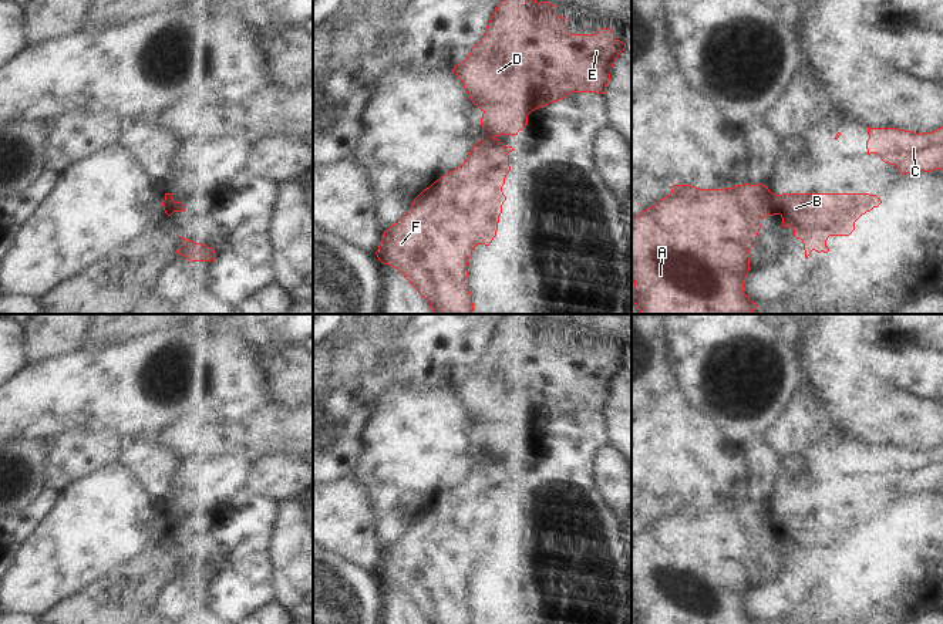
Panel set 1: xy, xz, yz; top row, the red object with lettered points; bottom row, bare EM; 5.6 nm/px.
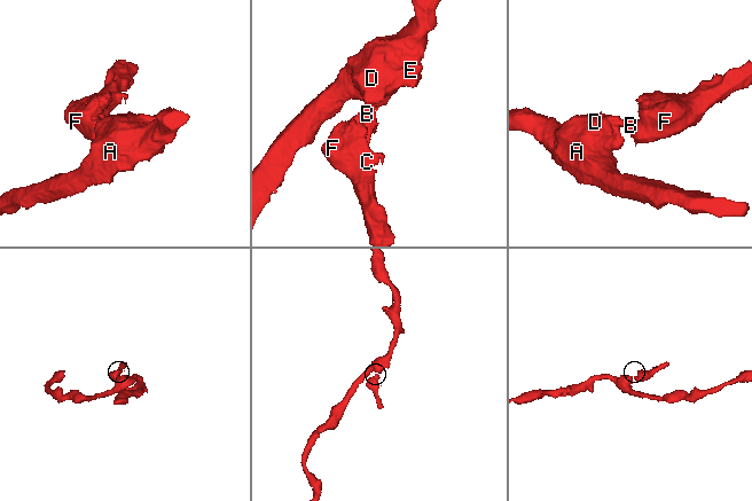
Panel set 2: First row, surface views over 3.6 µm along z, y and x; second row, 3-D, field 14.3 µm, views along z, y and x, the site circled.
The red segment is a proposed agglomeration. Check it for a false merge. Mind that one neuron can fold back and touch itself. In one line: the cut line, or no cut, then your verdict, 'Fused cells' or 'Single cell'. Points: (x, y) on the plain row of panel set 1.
Split along yz (770, 510), (767, 532). Fused cells

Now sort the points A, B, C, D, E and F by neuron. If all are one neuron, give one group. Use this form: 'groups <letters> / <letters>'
groups A D E / B C F

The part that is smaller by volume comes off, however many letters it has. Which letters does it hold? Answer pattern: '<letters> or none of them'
B, C, F

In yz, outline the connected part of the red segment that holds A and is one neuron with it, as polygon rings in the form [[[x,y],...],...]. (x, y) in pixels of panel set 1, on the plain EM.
[[[673,503],[671,512],[632,539],[632,590],[636,624],[757,624],[744,611],[750,590],[751,566],[757,561],[760,539],[768,534],[769,507],[765,503],[737,503],[724,507],[700,507]]]

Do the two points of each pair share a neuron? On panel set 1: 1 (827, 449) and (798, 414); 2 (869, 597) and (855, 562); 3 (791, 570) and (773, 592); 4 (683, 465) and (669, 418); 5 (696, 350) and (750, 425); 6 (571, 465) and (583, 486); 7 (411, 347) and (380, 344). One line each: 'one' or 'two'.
1: two
2: two
3: two
4: one
5: one
6: one
7: two

